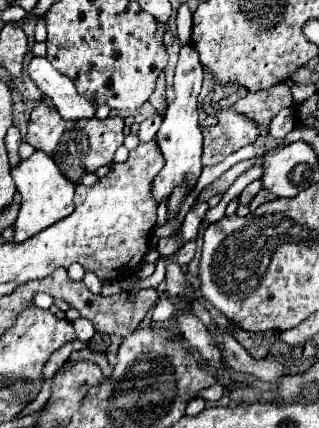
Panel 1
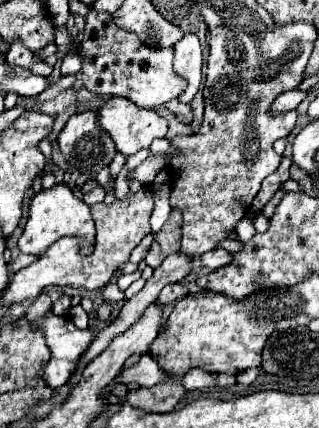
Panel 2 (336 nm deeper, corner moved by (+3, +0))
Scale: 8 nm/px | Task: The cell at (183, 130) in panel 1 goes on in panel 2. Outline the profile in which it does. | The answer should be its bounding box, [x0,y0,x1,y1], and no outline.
[174,33,202,103]

